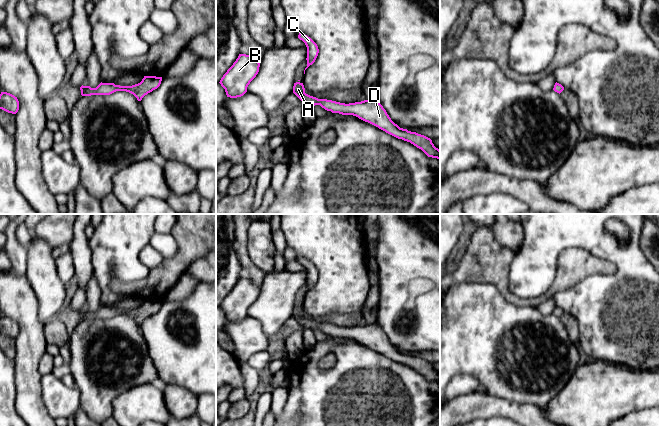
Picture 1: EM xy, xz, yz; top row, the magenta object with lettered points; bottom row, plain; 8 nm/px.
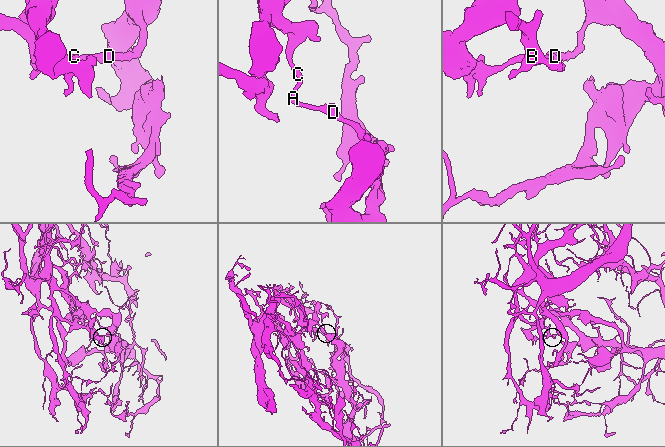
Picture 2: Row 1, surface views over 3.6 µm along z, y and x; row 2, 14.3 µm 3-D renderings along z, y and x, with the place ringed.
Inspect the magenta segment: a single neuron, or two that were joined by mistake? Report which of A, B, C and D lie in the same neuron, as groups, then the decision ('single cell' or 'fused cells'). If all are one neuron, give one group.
A B C / D | fused cells

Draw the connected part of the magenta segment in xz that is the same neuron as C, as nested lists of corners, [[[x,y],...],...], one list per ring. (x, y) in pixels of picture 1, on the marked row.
[[[299,33],[298,38],[302,40],[307,47],[307,67],[305,68],[306,70],[310,65],[315,62],[319,53],[319,49],[317,44],[304,33]]]

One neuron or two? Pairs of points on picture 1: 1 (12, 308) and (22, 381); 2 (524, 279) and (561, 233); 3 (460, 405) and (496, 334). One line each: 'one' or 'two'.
1: one
2: one
3: two

